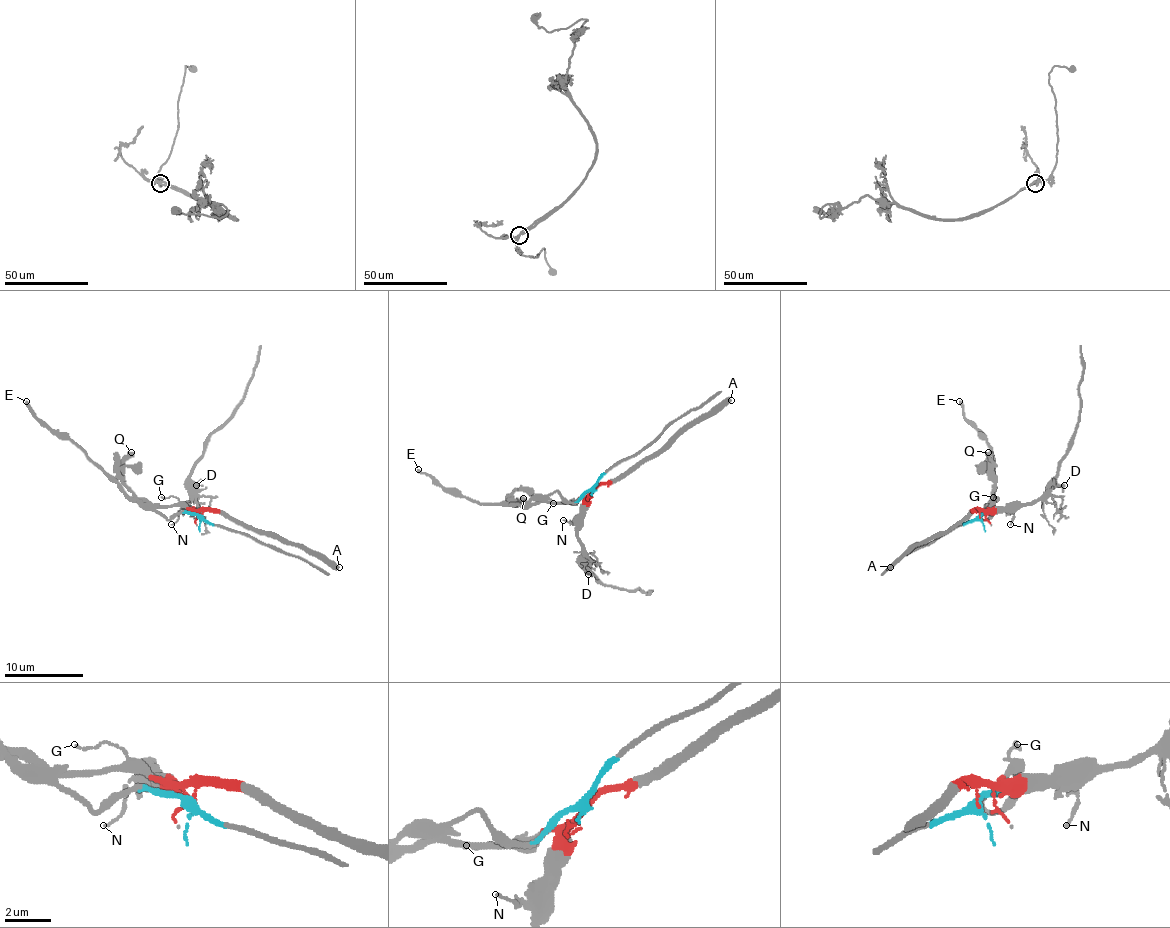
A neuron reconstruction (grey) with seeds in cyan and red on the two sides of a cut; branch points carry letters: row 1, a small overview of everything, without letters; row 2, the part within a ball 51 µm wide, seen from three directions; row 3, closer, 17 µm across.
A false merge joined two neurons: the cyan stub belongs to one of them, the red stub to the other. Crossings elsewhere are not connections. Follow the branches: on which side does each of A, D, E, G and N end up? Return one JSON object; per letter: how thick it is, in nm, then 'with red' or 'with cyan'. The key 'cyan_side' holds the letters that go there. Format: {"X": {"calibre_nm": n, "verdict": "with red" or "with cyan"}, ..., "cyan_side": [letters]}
{"A": {"calibre_nm": 460, "verdict": "with red"}, "D": {"calibre_nm": 200, "verdict": "with red"}, "E": {"calibre_nm": 260, "verdict": "with red"}, "G": {"calibre_nm": 90, "verdict": "with red"}, "N": {"calibre_nm": 90, "verdict": "with red"}, "cyan_side": []}

